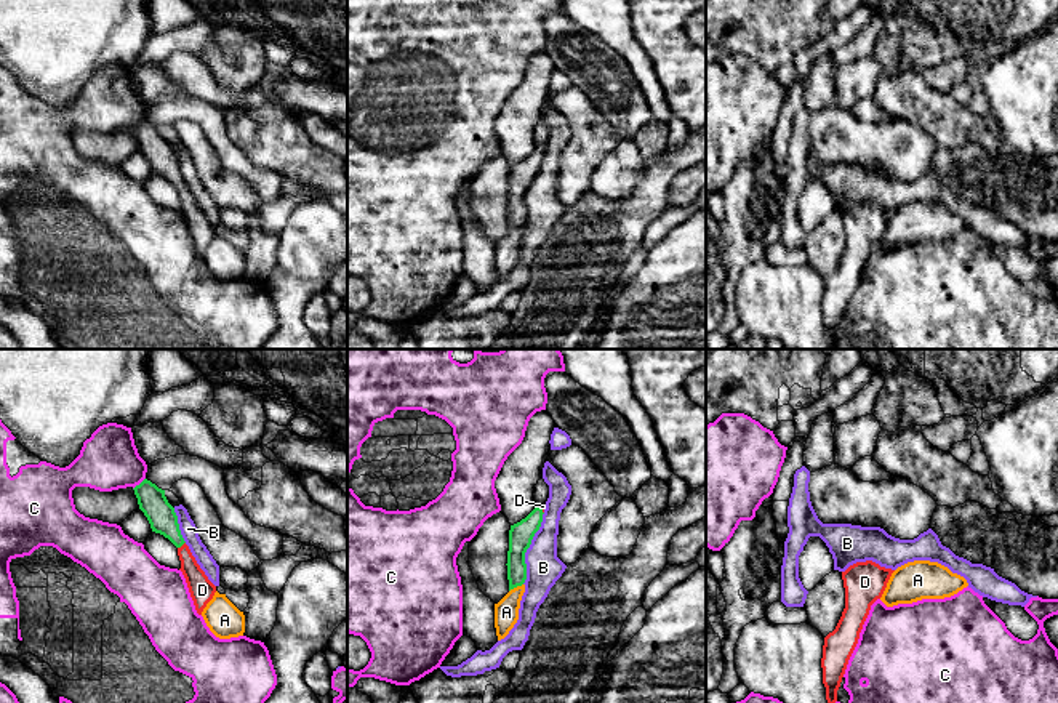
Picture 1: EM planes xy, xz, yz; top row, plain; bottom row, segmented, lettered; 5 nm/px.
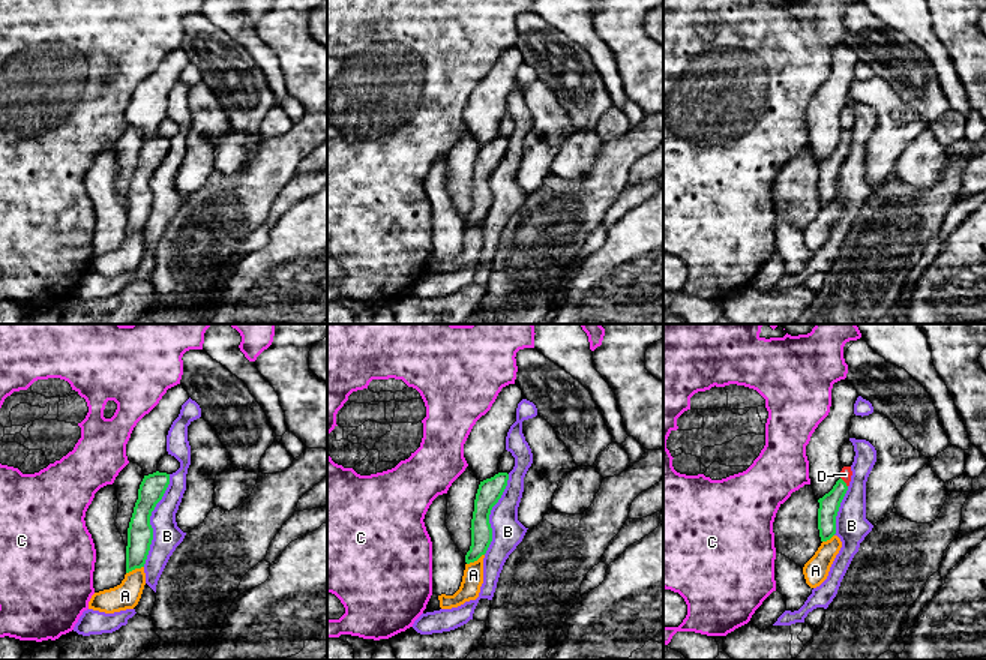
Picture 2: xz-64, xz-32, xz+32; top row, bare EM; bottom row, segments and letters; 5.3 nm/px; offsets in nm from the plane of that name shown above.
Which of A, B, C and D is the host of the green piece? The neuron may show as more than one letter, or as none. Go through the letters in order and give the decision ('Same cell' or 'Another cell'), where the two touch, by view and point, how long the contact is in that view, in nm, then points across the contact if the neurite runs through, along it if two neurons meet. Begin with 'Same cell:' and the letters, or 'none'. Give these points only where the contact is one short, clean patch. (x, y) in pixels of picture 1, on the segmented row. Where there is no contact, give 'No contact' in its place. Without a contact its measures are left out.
Same cell: D
A: Another cell. Touches green at xz (516, 586). Shared border 80 nm
B: Another cell. Touches green at xz (528, 546). Shared border 380 nm
C: Another cell. Touches green at xy (140, 484). Shared border 90 nm
D: Same cell. Touches green at xy (181, 545). Shared border 50 nm. Path across: xy (160, 514), (181, 545), (202, 590)

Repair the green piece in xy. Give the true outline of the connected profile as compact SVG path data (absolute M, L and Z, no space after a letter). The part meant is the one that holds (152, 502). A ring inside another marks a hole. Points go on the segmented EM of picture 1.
M147 479L133 490L138 498L139 509L147 517L152 532L163 535L178 548L181 560L179 570L186 578L195 610L202 615L206 604L213 599L216 586L208 580L186 544L179 530L178 516L174 508L168 503L165 490L158 488Z

